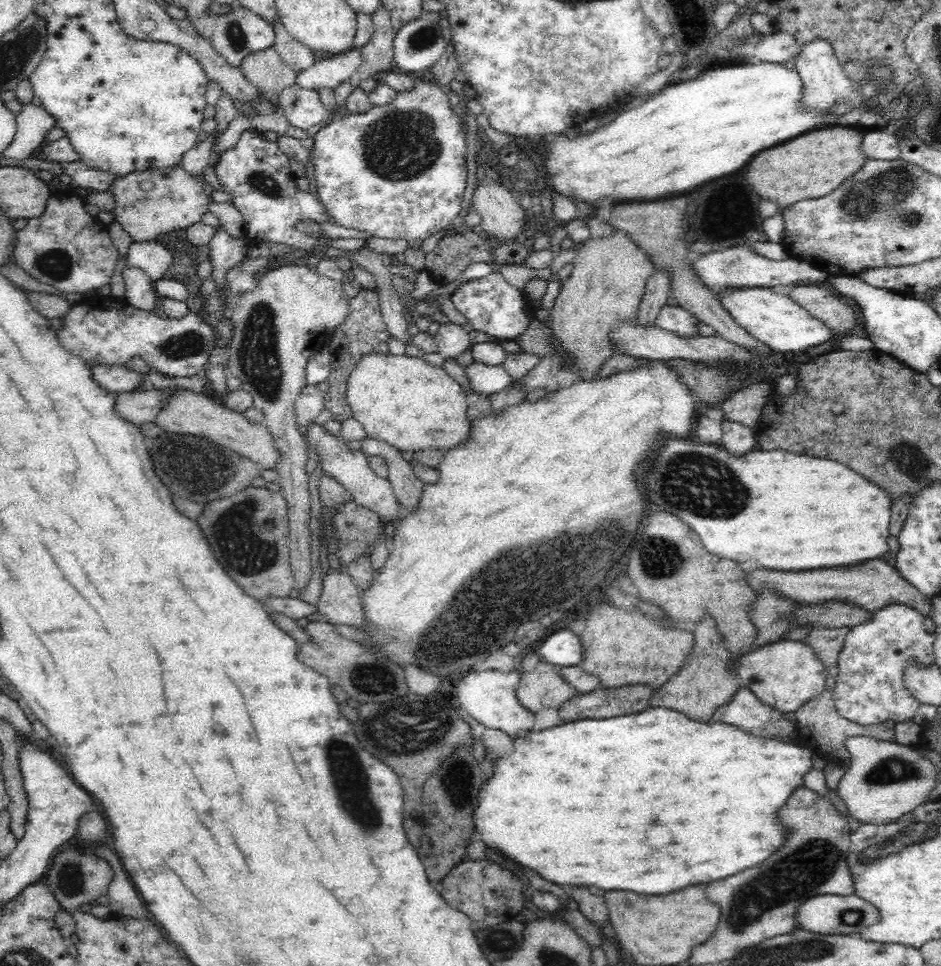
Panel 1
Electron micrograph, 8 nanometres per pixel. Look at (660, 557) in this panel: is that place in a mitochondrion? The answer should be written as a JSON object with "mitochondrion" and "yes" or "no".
{"mitochondrion":"yes"}

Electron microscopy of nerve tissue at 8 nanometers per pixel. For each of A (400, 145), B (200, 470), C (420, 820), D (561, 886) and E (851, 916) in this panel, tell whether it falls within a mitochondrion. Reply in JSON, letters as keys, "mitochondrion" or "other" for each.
{"A":"mitochondrion","B":"mitochondrion","C":"other","D":"other","E":"mitochondrion"}

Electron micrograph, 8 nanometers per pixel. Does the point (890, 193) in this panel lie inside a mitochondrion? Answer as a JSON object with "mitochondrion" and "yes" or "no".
{"mitochondrion":"yes"}

